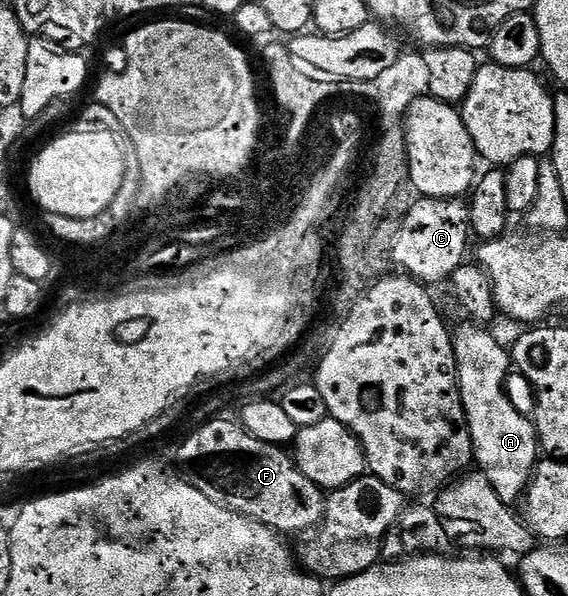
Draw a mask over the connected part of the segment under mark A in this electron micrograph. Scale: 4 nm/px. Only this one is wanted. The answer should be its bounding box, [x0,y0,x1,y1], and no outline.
[452,322,541,504]

